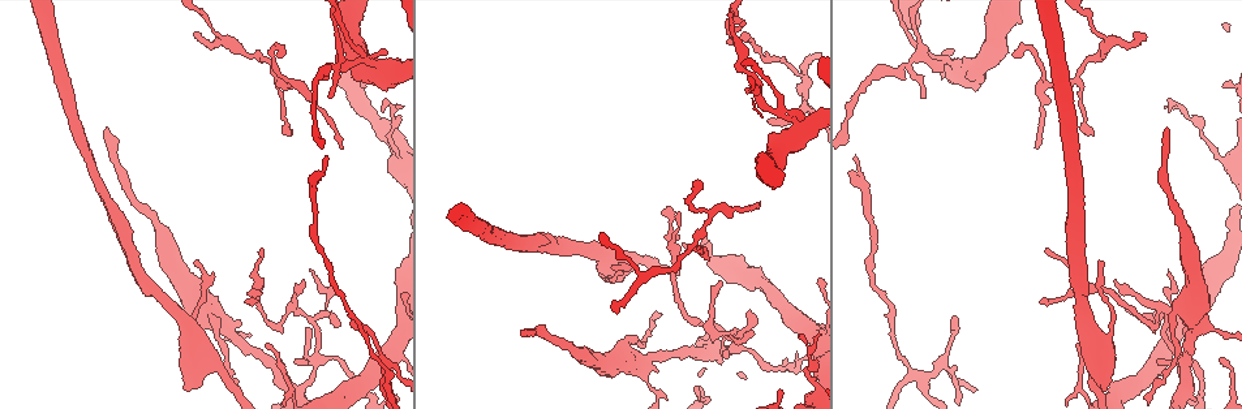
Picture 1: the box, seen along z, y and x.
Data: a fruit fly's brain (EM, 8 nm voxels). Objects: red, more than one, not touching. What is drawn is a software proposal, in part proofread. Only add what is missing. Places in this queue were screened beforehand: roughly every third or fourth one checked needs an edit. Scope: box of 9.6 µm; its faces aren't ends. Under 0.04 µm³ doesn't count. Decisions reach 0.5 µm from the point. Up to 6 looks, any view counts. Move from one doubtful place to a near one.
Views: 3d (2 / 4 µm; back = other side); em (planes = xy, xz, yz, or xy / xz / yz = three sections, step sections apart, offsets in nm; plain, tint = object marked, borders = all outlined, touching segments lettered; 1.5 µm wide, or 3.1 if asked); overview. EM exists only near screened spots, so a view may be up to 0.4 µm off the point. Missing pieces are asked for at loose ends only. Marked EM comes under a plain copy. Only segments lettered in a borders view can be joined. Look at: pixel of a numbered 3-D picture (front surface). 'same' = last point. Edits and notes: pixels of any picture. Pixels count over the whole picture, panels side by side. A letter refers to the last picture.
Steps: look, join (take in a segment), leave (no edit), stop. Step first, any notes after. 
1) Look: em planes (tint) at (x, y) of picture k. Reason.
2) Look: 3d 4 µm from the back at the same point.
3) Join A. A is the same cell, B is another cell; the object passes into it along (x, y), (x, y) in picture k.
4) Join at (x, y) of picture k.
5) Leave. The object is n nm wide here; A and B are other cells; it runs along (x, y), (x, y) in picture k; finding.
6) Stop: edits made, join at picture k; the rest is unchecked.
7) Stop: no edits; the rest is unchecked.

Look: em planes (borders) at (708, 261) of picture 1. An open end.

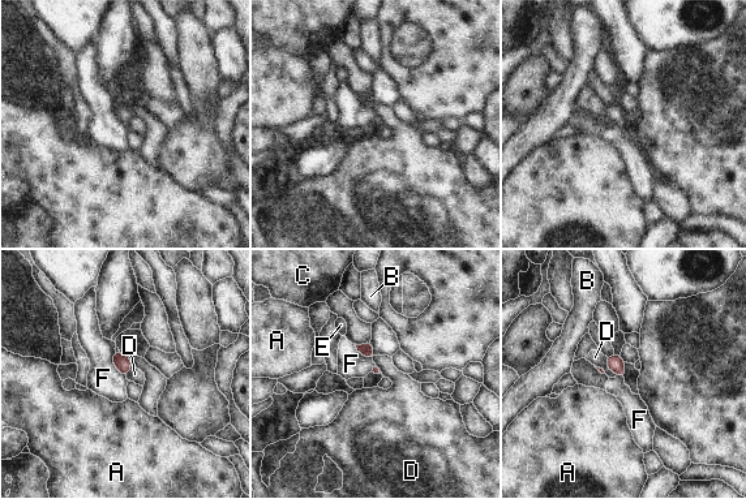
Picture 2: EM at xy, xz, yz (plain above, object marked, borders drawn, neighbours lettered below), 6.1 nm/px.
Leave. A, B, C, D, E and F are other cells; a border runs along (114, 349), (114, 366), (125, 377) in picture 2; no lettered segment goes on from it.

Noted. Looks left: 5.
Look: 3d 2 µm at (194, 35) of picture 1. Thin end.

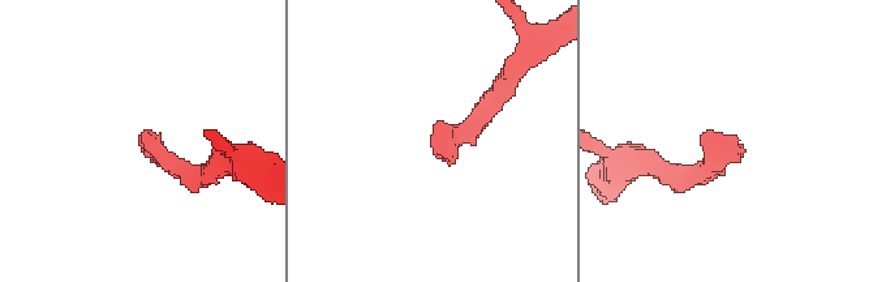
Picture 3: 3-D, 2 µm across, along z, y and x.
Look: em planes (borders) at (146, 133) of picture 3.

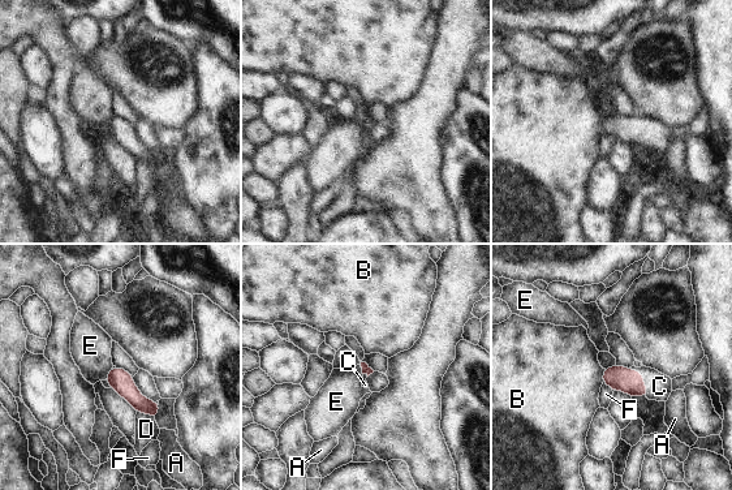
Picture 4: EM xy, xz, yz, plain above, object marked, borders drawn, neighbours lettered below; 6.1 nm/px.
Join C. The longest contact is with C, 200 nm; C is the same cell, A, B, D, E and F are other cells; the object passes into it along (619, 378), (641, 378), (659, 386) in picture 4; the neuron continues.

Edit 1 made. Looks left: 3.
Look: overview.

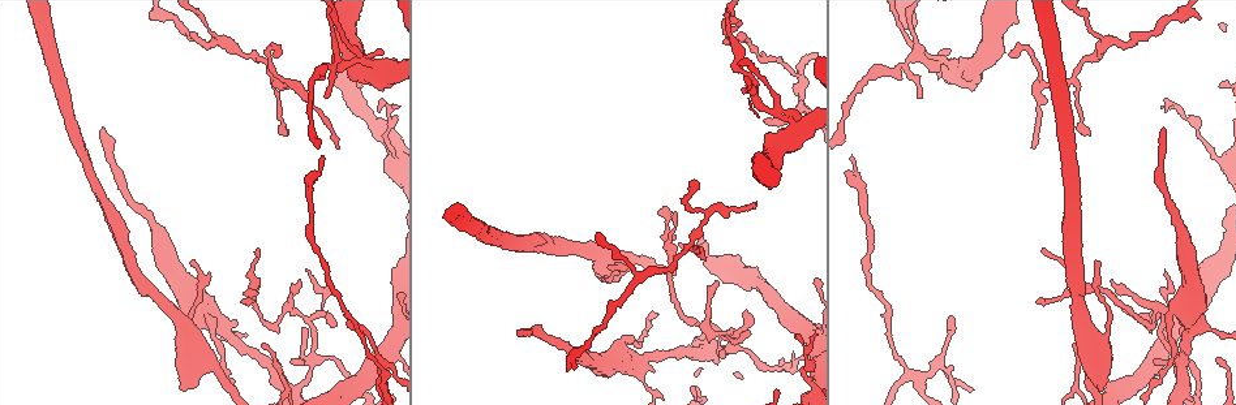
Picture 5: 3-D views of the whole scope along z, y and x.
Look: em xy step 8 (borders) at (151, 20) of picture 5. Tapers out.

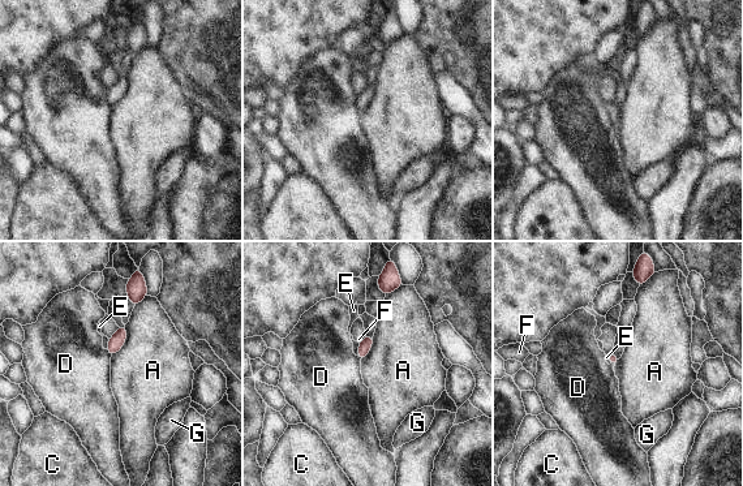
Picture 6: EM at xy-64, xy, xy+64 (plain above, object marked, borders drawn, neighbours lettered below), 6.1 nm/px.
Look: em planes (borders) at the same point. Another direction.

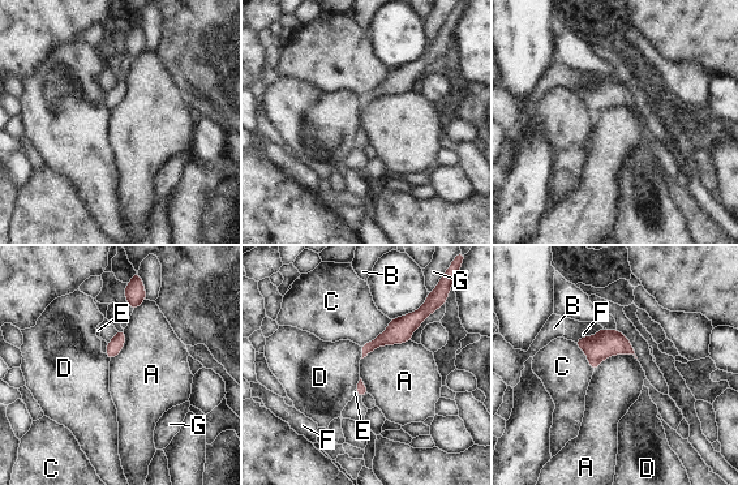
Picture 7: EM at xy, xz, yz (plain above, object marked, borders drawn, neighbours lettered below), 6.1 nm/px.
Leave. A, B, C, D, E, F and G are other cells; it runs along (432, 308), (398, 333), (364, 350) in picture 7; none of them fits.

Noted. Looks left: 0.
Stop: edits made, join at picture 4; the rest is unchecked.

